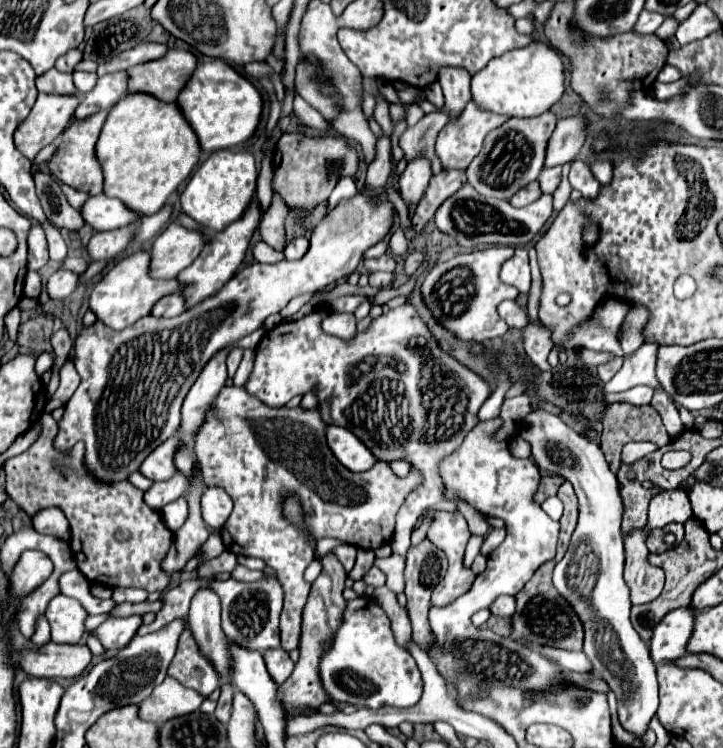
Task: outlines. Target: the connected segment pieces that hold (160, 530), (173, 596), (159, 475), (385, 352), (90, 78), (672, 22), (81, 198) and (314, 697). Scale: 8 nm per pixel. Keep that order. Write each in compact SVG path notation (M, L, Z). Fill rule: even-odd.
M42 413L36 425L40 425L38 439L24 453L6 459L2 465L6 473L6 493L30 519L48 507L58 507L66 515L72 529L72 553L88 581L106 587L140 587L148 593L164 593L170 585L170 575L162 571L162 559L170 549L172 531L164 525L160 513L144 503L144 491L130 481L98 483L90 479L82 467L84 447L76 445L72 457L62 457L52 447L52 439L58 431L58 423L52 415Z
M186 579L178 587L166 591L166 595L164 595L164 607L156 613L154 623L142 625L138 629L138 633L140 635L146 635L146 633L152 633L152 631L158 631L160 627L168 625L172 619L188 615L190 599L192 599L192 579Z
M170 437L162 447L156 447L140 467L140 473L152 481L166 481L176 473L174 453L178 447L178 439Z
M400 305L398 309L382 313L374 321L374 325L370 325L366 329L366 333L358 335L352 343L344 343L338 337L322 333L320 309L316 309L314 313L302 317L300 321L280 323L278 327L274 327L272 331L268 331L262 337L262 341L256 349L254 371L246 383L246 391L256 395L268 407L284 407L290 401L290 397L304 395L310 387L316 385L318 387L318 407L322 407L320 411L328 425L340 425L340 427L350 429L362 443L366 443L366 447L370 447L370 451L376 455L376 459L380 459L380 461L406 459L410 465L418 467L424 473L422 487L418 487L414 493L408 495L406 505L402 505L402 509L398 513L398 529L394 535L392 553L398 553L402 557L410 549L410 533L414 529L414 523L418 521L418 515L422 515L424 509L428 509L436 503L442 503L442 479L438 479L438 463L446 455L450 455L450 451L456 451L458 443L462 443L462 439L468 435L468 431L474 427L474 423L478 423L478 409L490 395L490 387L478 375L474 375L460 363L454 363L454 359L450 359L450 355L442 355L442 351L438 351L438 347L426 347L426 351L410 351L410 339L422 339L422 337L426 339L426 331L428 329L422 323L422 319L418 317L416 309L410 305ZM426 355L434 355L434 359L438 359L438 367L446 367L446 371L450 371L450 375L458 375L458 383L462 383L462 387L466 387L466 395L470 395L470 403L466 403L466 419L462 419L462 431L458 431L458 435L454 435L454 439L442 439L442 443L426 443L426 407L422 407L422 363L426 363ZM372 357L378 357L382 363L372 363ZM396 381L402 381L404 397L408 399L408 409L404 409L404 411L402 411L402 407L396 407L390 401L388 403L384 401L384 397L388 393L386 387L396 385Z
M76 71L74 75L74 85L78 87L78 93L80 95L84 95L84 93L88 93L92 87L94 87L94 83L96 83L96 73L82 73L82 71Z
M666 17L666 21L662 23L662 27L656 30L656 35L658 35L658 37L662 37L662 39L674 37L674 33L676 33L678 25L680 25L680 23L678 23L674 17Z
M62 185L62 191L64 191L64 195L68 197L68 203L74 205L78 211L82 209L82 205L84 205L86 199L88 199L86 193L80 193L80 191L76 191L76 189L72 189L72 187L66 187L66 185Z
M326 555L322 559L322 573L312 583L312 591L308 597L308 603L302 613L302 639L300 639L300 659L296 663L296 669L292 677L280 685L278 695L284 703L284 709L290 713L294 707L320 707L325 702L332 702L322 686L322 679L318 672L318 666L323 651L331 645L331 641L338 631L338 623L342 623L342 607L346 607L346 599L342 597L346 581L346 571L338 563L334 555Z

